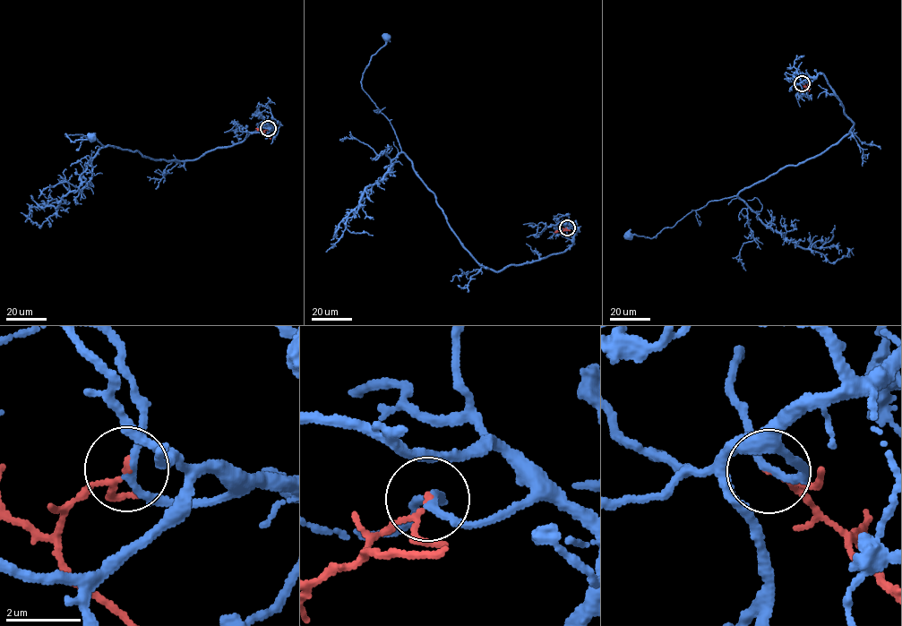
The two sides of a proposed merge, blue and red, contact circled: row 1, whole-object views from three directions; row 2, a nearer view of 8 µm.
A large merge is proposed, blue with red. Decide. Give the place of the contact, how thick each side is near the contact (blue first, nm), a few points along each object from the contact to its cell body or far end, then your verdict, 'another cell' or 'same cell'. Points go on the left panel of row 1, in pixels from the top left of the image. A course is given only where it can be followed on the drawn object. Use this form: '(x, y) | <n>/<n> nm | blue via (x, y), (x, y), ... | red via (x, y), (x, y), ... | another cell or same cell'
(268, 128) | 200/110 nm | blue via (269, 128), (277, 129), (264, 125), (187, 160), (156, 159), (65, 133), (74, 142), (91, 137) | red via (269, 128), (264, 132), (255, 128) | same cell

